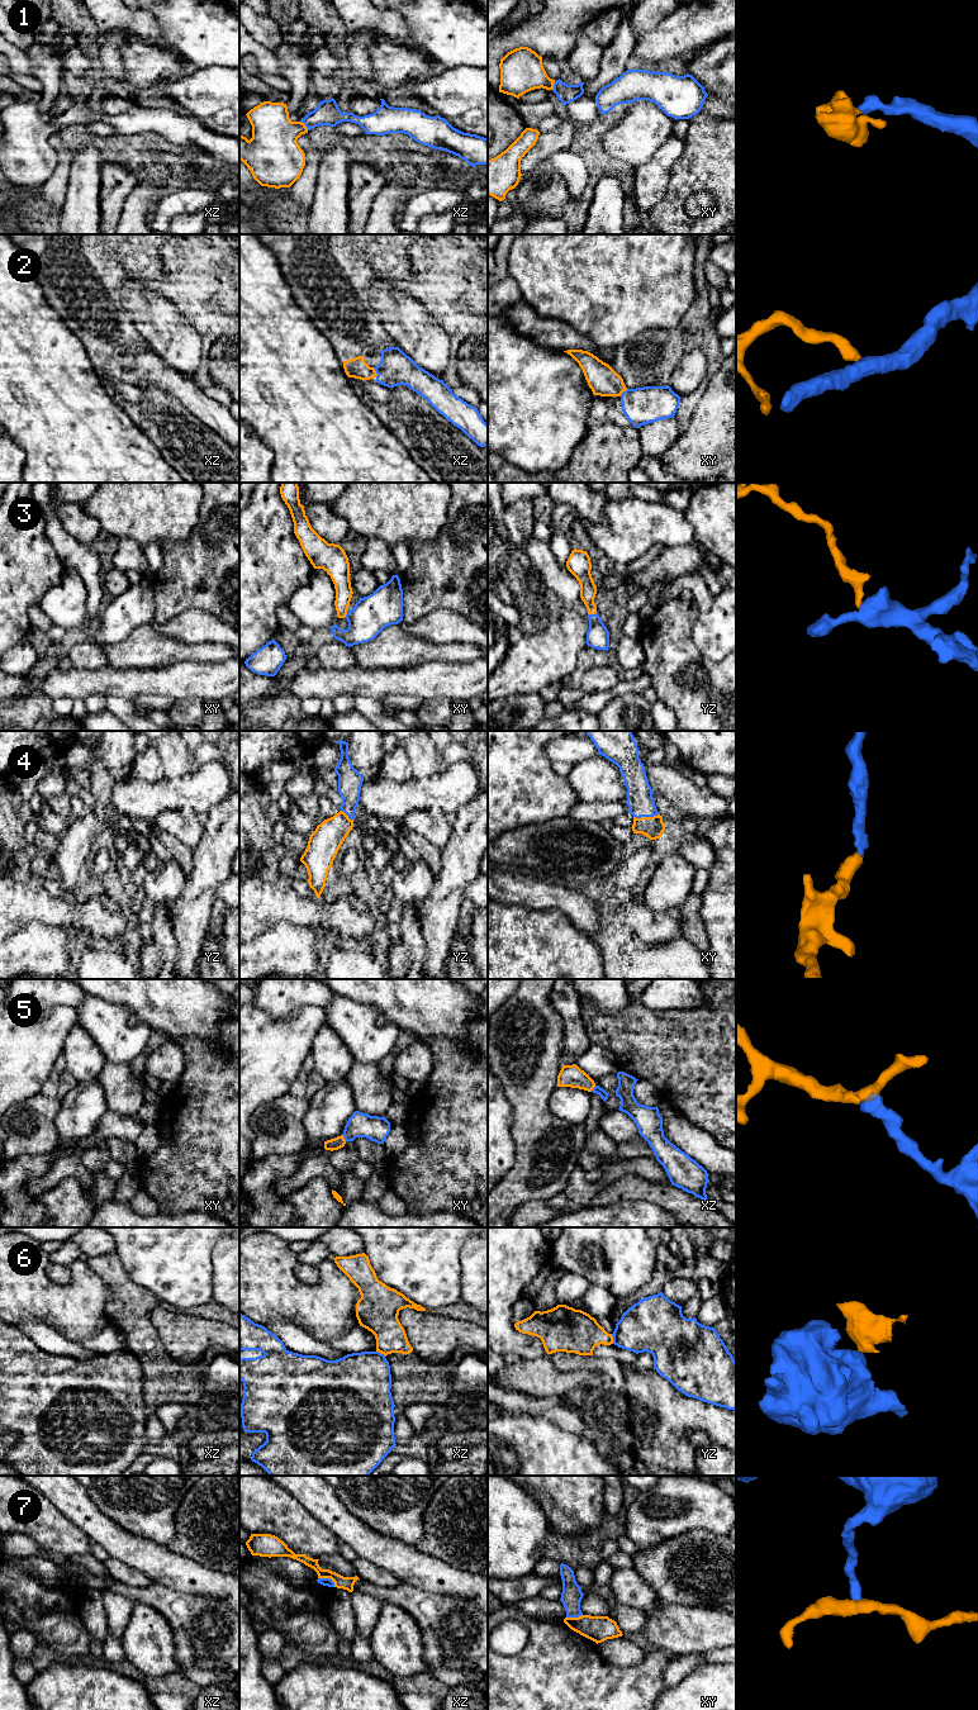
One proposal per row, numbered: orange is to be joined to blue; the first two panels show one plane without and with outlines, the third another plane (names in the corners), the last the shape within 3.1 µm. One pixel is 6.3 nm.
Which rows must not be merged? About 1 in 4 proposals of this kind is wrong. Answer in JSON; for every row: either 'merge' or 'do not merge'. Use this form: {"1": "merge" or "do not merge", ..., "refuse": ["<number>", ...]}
{"1": "merge", "2": "merge", "3": "merge", "4": "merge", "5": "merge", "6": "do not merge", "7": "do not merge", "refuse": ["6", "7"]}

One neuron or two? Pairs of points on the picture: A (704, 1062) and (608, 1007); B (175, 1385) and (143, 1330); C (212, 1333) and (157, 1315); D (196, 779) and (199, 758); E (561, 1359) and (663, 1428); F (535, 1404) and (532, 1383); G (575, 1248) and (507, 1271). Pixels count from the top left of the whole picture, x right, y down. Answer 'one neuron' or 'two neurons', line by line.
A: two neurons
B: one neuron
C: one neuron
D: two neurons
E: one neuron
F: two neurons
G: two neurons

